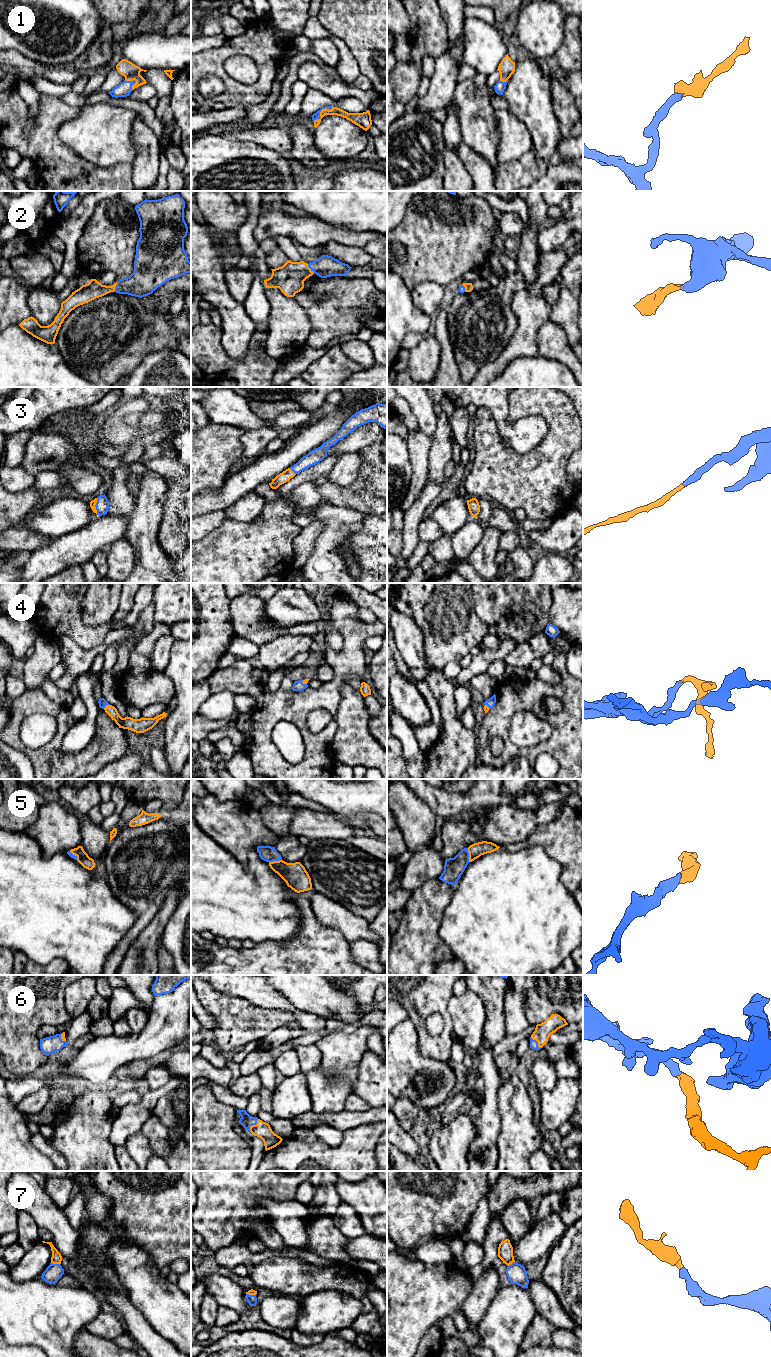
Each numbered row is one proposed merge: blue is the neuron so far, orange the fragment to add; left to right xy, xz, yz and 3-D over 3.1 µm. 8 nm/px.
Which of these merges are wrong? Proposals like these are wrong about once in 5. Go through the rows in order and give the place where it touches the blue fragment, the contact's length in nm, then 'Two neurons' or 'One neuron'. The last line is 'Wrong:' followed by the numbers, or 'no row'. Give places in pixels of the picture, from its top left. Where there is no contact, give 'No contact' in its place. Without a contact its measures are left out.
1: Touches blue at xz (320, 111). Shared border 200 nm. One neuron
2: Touches blue at xy (115, 287). Shared border 90 nm. One neuron
3: Touches blue at xy (95, 506). Shared border 130 nm. One neuron
4: Touches blue at xy (106, 704). Shared border 70 nm. One neuron
5: Touches blue at yz (468, 855). Shared border 110 nm. One neuron
6: Touches blue at yz (537, 1043). Shared border 130 nm. One neuron
7: Touches blue at xy (55, 1264). Shared border 70 nm. One neuron
Wrong: no row

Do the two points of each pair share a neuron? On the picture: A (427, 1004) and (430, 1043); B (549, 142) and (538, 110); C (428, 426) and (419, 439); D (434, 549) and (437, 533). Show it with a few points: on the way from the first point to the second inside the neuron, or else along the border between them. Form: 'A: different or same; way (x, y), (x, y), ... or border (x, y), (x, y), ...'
A: same; way (422, 1014), (422, 1033)
B: same; way (546, 134), (539, 118)
C: different; border (419, 428), (430, 437)
D: different; border (444, 534), (429, 544)

